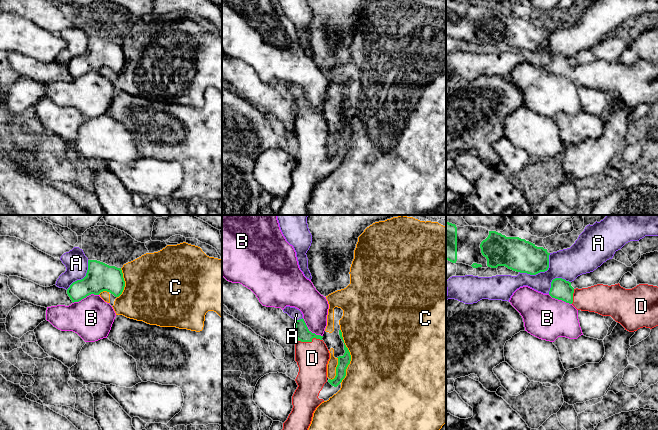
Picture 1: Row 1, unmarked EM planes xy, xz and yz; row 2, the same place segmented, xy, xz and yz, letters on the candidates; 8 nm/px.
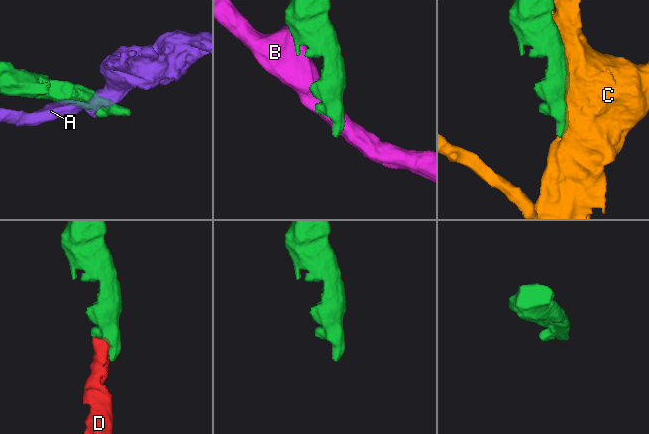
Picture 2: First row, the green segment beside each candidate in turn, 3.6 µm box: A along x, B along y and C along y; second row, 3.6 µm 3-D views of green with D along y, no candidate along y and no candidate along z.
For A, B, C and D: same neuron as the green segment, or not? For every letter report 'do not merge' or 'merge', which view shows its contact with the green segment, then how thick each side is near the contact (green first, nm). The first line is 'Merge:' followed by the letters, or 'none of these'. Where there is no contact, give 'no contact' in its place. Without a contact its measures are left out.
Merge: D
A: do not merge | yz | 260/240 nm
B: do not merge | xz | 120/220 nm
C: do not merge | xz | 100/500 nm
D: merge | xz | 120/260 nm

